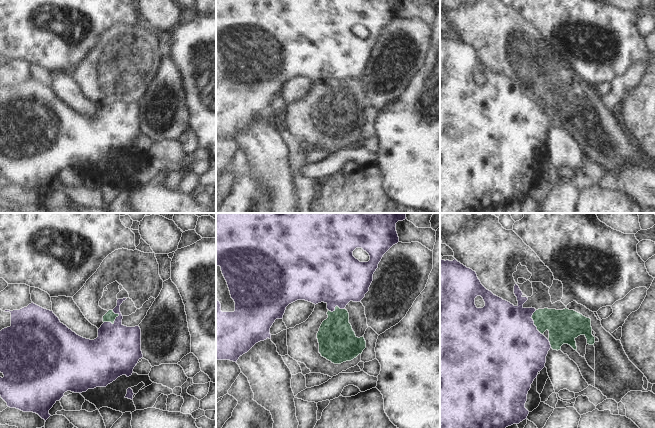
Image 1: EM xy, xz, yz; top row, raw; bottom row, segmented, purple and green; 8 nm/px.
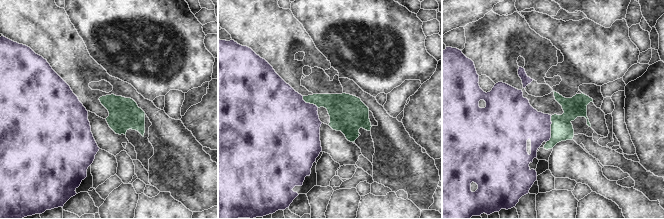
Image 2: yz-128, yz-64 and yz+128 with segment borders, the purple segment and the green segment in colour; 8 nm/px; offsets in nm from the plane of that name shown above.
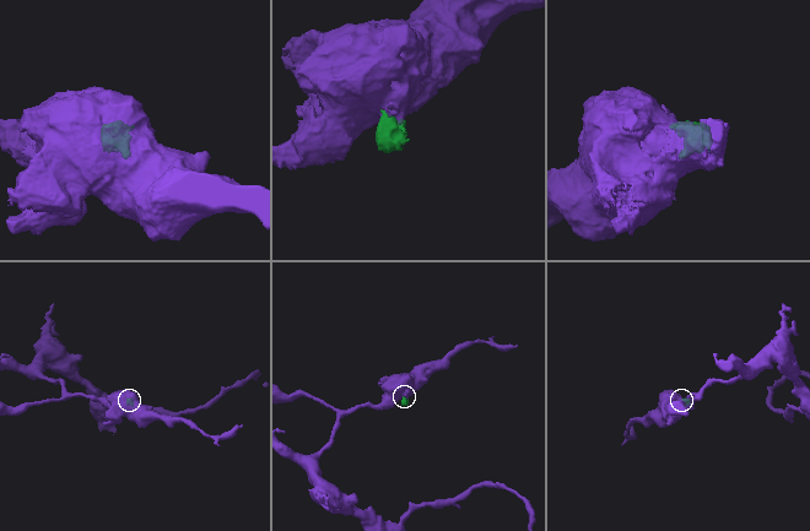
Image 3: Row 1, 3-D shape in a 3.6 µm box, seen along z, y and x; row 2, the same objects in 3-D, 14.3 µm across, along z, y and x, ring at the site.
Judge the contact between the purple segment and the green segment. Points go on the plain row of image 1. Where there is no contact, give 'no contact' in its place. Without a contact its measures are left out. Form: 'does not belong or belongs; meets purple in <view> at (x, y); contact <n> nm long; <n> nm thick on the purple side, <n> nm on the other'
does not belong; meets purple in xy at (111, 99); contact 140 nm long; 380 nm thick on the purple side, 90 nm on the other

